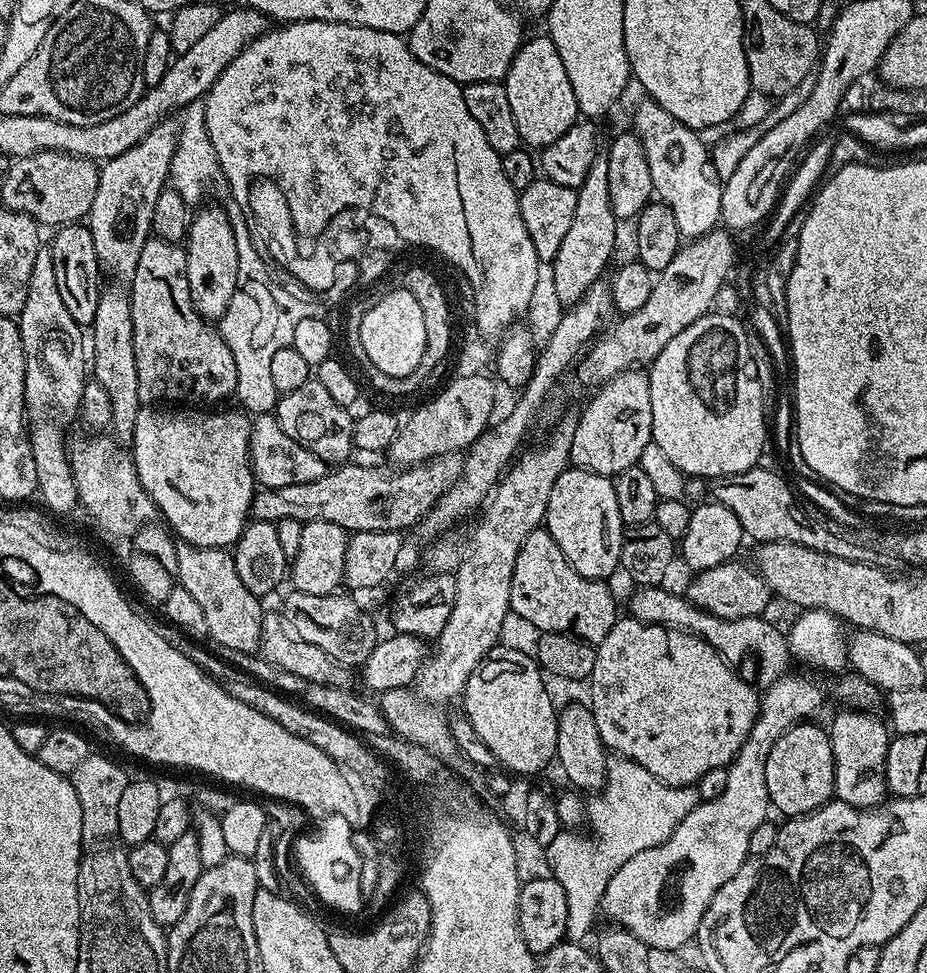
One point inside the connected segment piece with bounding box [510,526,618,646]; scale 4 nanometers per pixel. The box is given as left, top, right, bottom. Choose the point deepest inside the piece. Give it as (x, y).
(546, 591)

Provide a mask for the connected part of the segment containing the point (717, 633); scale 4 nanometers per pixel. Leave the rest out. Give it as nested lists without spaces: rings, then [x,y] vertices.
[[[644,586],[632,600],[631,615],[645,624],[663,624],[666,628],[677,628],[683,632],[702,638],[726,663],[740,666],[748,655],[760,659],[761,685],[773,684],[778,678],[789,675],[788,638],[783,631],[779,632],[764,616],[751,616],[737,620],[723,620],[698,606],[694,606],[683,595],[675,596],[667,592],[664,586]]]

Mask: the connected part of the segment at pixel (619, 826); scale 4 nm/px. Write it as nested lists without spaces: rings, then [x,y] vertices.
[[[616,758],[609,763],[608,773],[604,779],[604,787],[600,789],[593,804],[586,808],[586,824],[592,827],[592,836],[579,836],[576,830],[561,830],[543,849],[548,859],[547,871],[566,890],[566,937],[572,942],[587,941],[592,932],[592,923],[596,920],[596,912],[601,911],[600,903],[604,897],[606,886],[612,875],[620,869],[634,854],[642,854],[642,850],[650,850],[650,846],[658,846],[666,842],[674,834],[674,830],[701,803],[699,791],[695,787],[672,788],[663,784],[650,770],[642,770],[633,760]]]

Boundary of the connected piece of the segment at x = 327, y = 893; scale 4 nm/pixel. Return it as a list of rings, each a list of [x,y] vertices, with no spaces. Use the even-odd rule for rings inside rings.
[[[328,815],[317,824],[316,830],[297,838],[294,854],[299,870],[315,894],[328,906],[346,914],[356,914],[362,908],[364,897],[361,892],[361,868],[364,858],[352,843],[353,825],[344,815]]]

